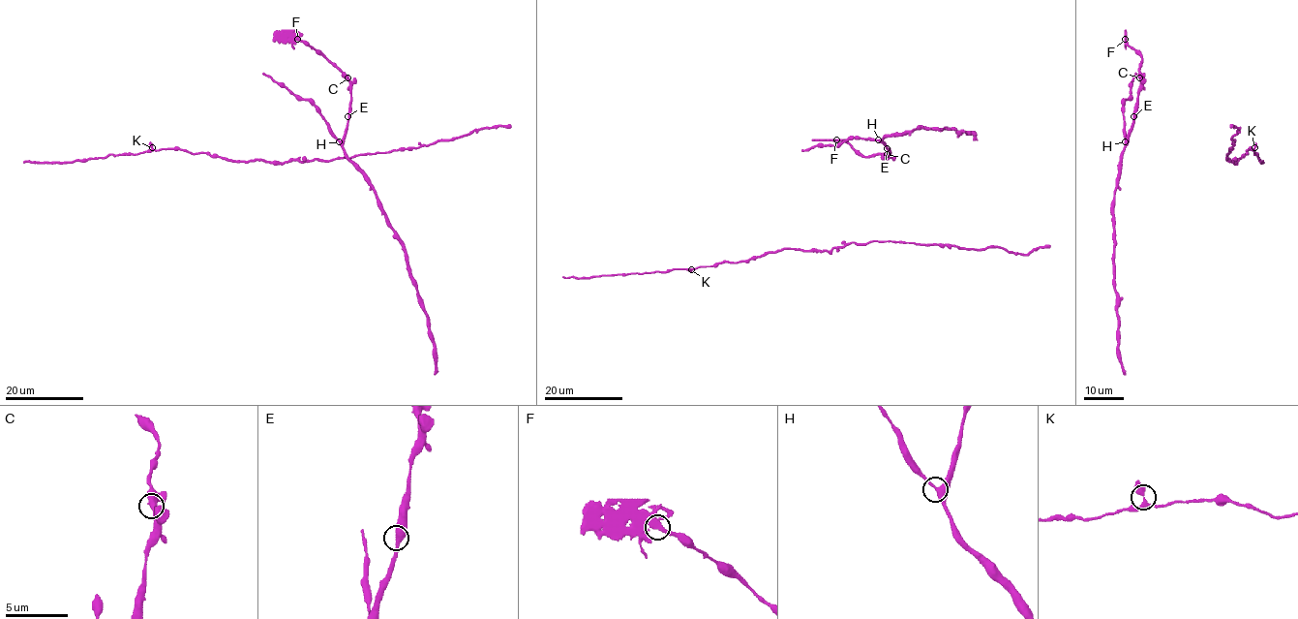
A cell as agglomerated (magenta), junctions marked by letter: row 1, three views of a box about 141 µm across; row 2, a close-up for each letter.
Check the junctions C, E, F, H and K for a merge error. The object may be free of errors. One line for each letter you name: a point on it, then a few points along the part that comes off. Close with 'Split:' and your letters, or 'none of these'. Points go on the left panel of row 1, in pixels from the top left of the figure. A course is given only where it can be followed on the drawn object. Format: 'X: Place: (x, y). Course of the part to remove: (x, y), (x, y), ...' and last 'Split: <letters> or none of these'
F: Place: (297, 39). Course of the part to remove: (297, 39), (278, 39), (273, 34)
Split: F

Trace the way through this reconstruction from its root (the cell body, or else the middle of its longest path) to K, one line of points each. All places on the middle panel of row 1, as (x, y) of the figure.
K: (894, 241), (851, 243), (830, 251), (781, 249), (746, 261), (723, 262), (691, 269)

